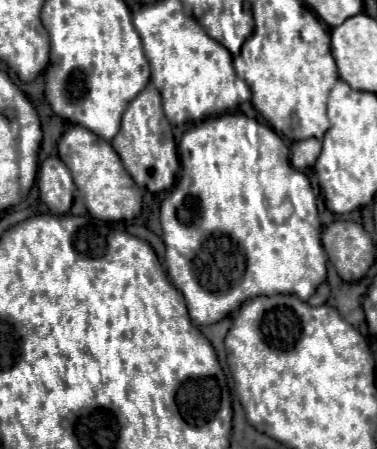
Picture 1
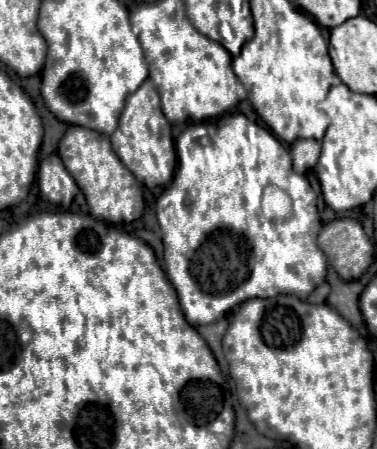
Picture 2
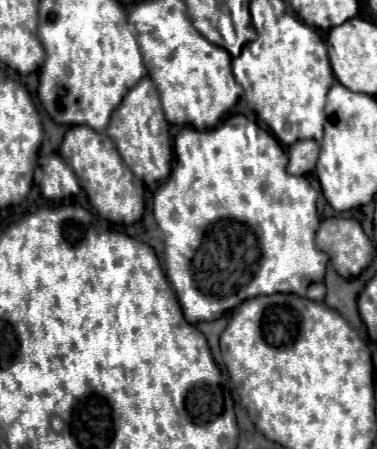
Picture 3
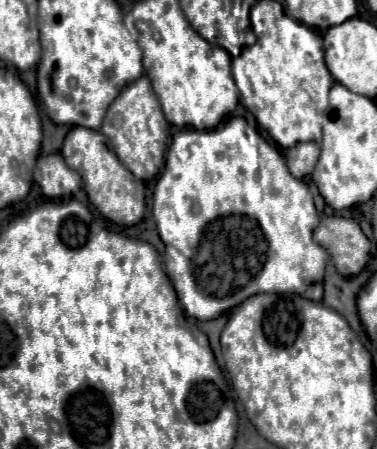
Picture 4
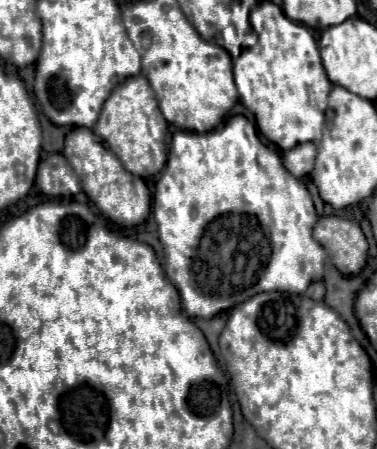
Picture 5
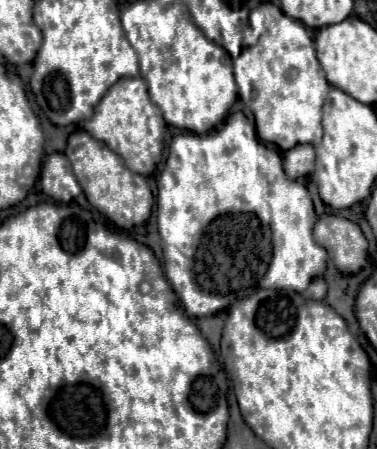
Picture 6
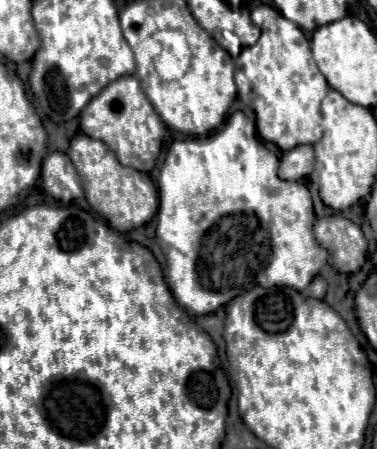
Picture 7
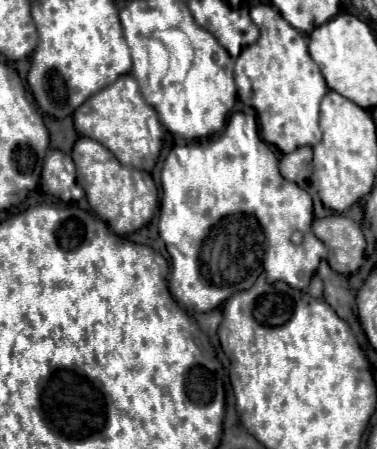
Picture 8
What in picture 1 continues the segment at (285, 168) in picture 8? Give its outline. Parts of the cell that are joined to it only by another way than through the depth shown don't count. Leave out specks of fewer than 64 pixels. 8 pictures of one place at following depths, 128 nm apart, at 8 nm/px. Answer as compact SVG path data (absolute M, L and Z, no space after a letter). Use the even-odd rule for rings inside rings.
M308 138L292 144L292 166L298 170L312 168L318 154L320 154L322 142L318 138Z

